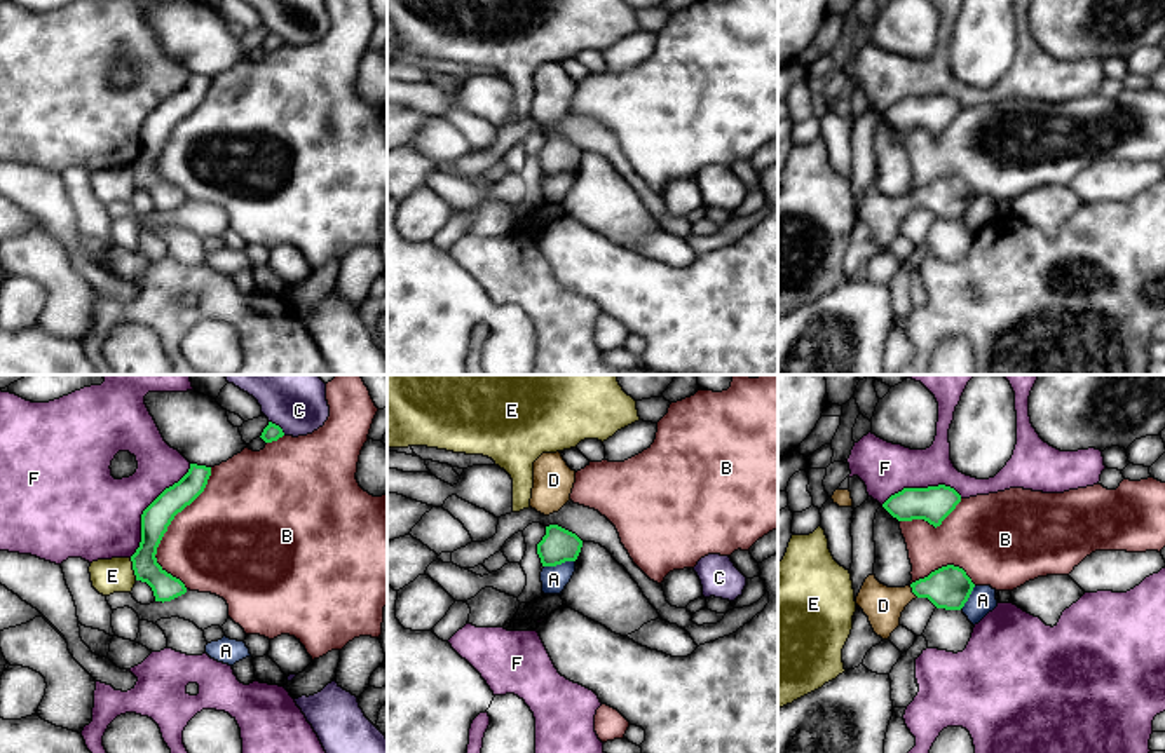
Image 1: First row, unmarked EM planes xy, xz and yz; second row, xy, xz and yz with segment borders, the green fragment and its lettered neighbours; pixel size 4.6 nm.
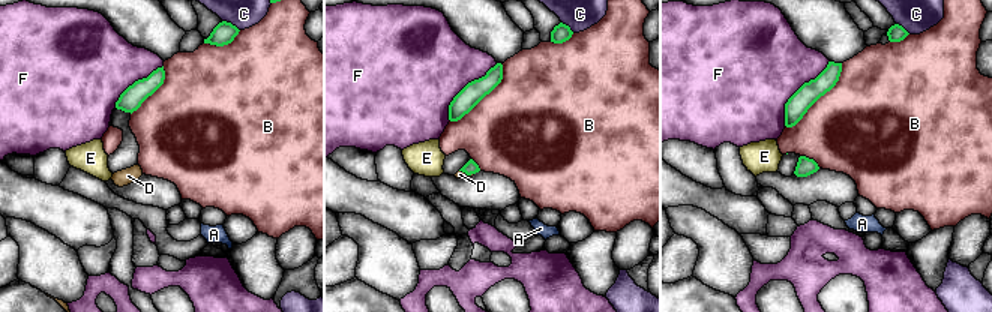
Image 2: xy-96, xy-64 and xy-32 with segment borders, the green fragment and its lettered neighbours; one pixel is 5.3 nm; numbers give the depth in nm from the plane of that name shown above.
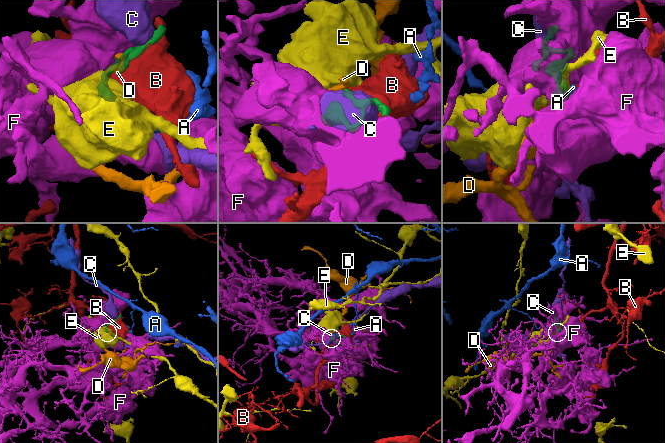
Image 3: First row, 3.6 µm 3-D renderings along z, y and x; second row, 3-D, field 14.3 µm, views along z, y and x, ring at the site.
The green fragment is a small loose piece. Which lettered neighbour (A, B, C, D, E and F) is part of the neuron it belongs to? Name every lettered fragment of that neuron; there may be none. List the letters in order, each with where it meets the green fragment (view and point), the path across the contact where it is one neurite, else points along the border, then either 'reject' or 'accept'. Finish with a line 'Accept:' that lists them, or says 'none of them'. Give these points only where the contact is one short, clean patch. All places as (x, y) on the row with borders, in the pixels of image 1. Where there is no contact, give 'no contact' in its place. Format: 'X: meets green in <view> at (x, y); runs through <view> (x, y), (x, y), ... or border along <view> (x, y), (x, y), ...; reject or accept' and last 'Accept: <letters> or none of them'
A: meets green in xz at (558, 563); border along xz (574, 560), (545, 567); reject
B: meets green in xy at (166, 529); reject
C: meets green in xy at (278, 426); reject
D: meets green in yz at (912, 591); accept
E: meets green in xy at (133, 569); border along xy (129, 558), (136, 579); reject
F: meets green in xy at (145, 509); reject
Accept: D

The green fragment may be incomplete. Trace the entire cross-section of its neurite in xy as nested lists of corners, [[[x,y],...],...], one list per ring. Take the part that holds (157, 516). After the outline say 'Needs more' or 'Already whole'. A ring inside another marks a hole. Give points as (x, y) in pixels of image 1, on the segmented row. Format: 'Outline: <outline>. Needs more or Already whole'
Outline: [[[190,464],[188,472],[166,488],[141,514],[141,542],[131,556],[136,580],[146,582],[155,601],[171,601],[187,593],[185,584],[157,563],[157,547],[178,512],[206,488],[211,467]]]. Already whole

